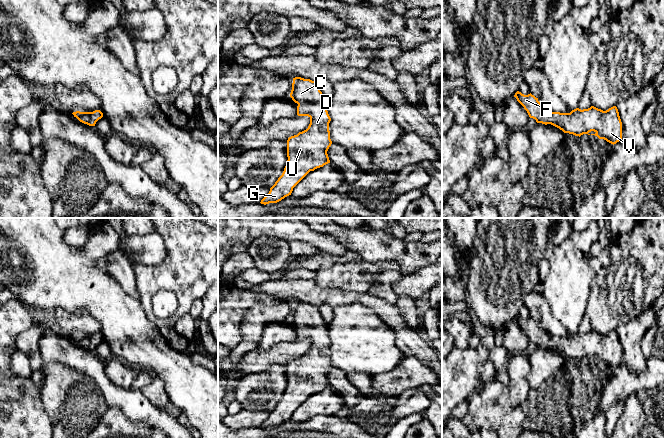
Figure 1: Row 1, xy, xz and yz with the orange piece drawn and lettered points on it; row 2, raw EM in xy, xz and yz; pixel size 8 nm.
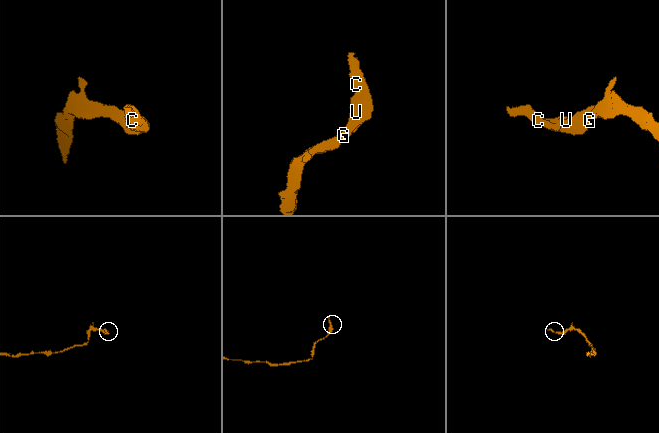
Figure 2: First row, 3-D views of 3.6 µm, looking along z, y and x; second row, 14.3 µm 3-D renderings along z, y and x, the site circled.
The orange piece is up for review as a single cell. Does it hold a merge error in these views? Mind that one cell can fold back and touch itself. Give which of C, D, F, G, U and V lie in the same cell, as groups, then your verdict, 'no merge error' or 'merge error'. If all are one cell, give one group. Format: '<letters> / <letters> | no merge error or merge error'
C D F G U V | no merge error

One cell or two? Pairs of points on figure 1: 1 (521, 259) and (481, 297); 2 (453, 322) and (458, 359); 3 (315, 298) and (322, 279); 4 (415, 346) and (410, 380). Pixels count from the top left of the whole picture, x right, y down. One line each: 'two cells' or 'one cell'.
1: one cell
2: two cells
3: two cells
4: one cell

